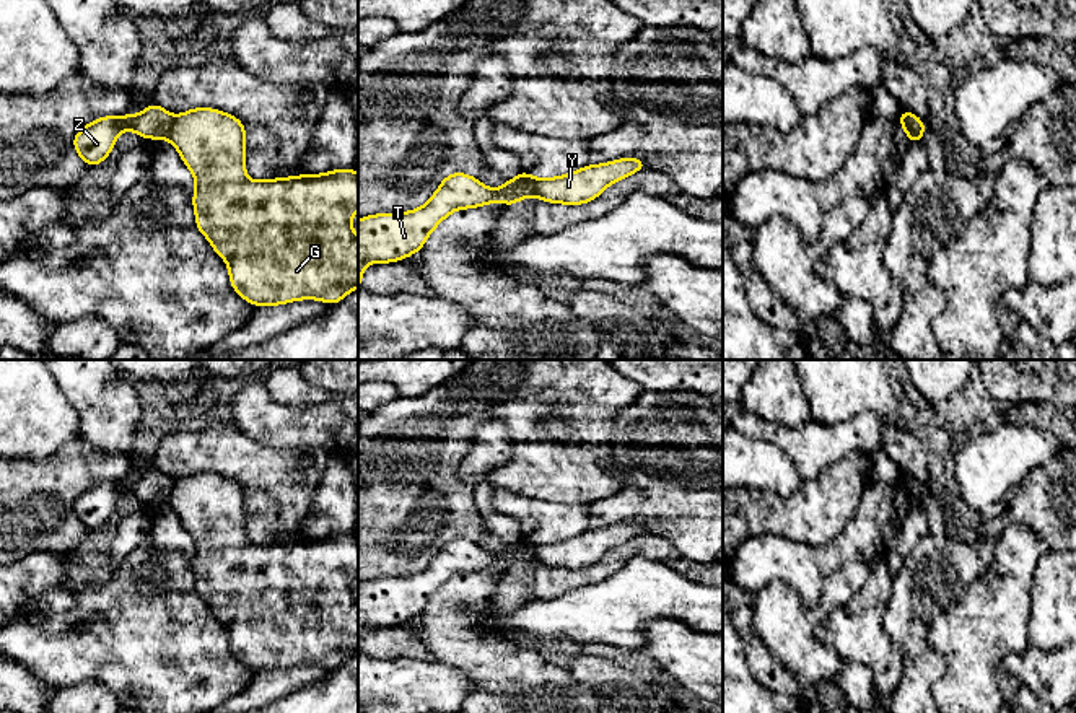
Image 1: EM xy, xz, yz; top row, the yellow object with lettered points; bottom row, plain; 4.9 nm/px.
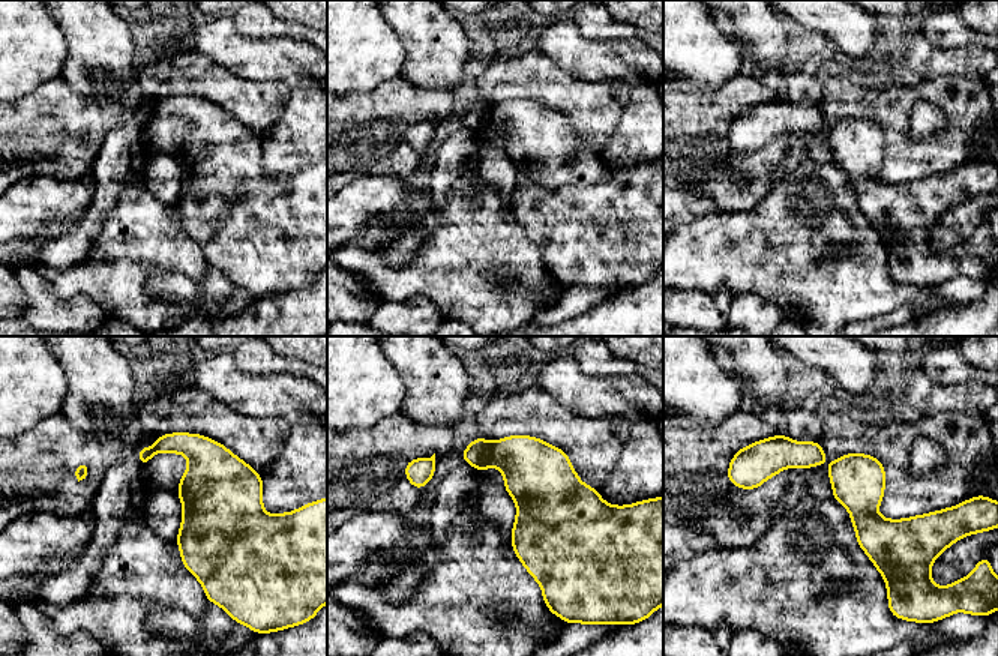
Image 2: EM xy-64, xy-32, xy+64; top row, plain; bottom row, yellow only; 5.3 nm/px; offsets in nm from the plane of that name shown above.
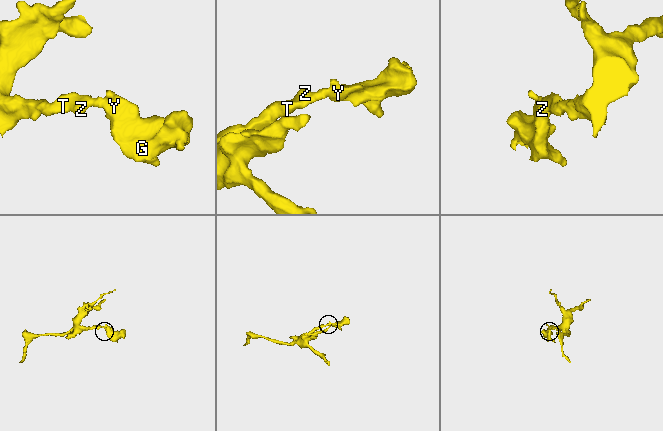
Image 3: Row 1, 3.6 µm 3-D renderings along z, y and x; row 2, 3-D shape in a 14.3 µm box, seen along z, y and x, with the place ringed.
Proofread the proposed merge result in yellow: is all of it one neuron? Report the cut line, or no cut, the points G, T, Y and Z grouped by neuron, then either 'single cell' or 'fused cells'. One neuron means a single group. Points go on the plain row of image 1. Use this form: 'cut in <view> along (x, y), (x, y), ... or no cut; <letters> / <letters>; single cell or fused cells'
cut in xy along (174, 481), (171, 497), (166, 502); G Y / T Z; fused cells

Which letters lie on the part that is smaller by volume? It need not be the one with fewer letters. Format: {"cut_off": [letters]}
{"cut_off": ["G", "Y"]}

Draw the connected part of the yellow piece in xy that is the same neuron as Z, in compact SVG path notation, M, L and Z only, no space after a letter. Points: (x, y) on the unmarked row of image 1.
M153 467L137 480L130 477L122 482L106 480L86 488L75 498L73 513L90 532L98 531L109 521L122 495L137 496L143 505L164 505L173 487L174 480Z

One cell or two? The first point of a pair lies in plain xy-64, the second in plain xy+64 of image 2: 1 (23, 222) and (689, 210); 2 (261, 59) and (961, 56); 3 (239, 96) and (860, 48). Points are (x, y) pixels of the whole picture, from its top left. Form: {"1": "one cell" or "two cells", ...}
{"1": "one cell", "2": "one cell", "3": "two cells"}

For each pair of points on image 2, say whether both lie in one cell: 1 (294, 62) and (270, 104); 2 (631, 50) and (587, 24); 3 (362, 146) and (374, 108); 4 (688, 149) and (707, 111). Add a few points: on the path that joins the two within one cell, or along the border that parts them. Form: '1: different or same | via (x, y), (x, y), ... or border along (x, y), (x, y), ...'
1: different | border along (248, 78), (284, 81), (293, 89)
2: different | border along (577, 24), (583, 35), (593, 39), (644, 41)
3: same | via (362, 137), (362, 131), (374, 117)
4: same | via (688, 140), (688, 131), (698, 120)

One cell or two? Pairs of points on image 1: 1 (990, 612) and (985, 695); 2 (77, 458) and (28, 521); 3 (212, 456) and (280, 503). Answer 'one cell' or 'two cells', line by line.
1: one cell
2: one cell
3: one cell

